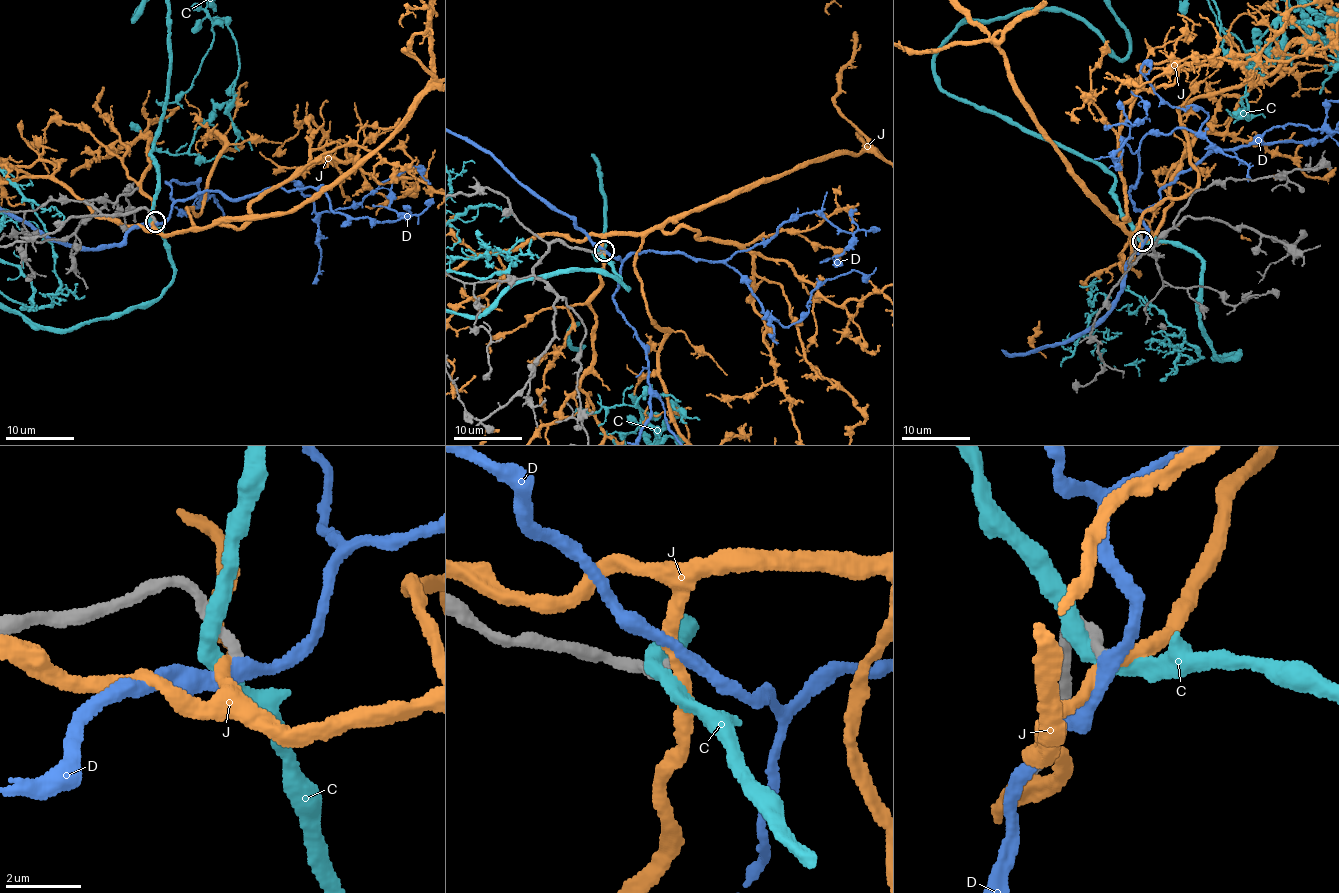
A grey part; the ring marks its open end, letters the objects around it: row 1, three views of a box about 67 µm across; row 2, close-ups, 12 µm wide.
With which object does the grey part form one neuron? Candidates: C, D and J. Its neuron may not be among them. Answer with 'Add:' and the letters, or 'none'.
Add: D

